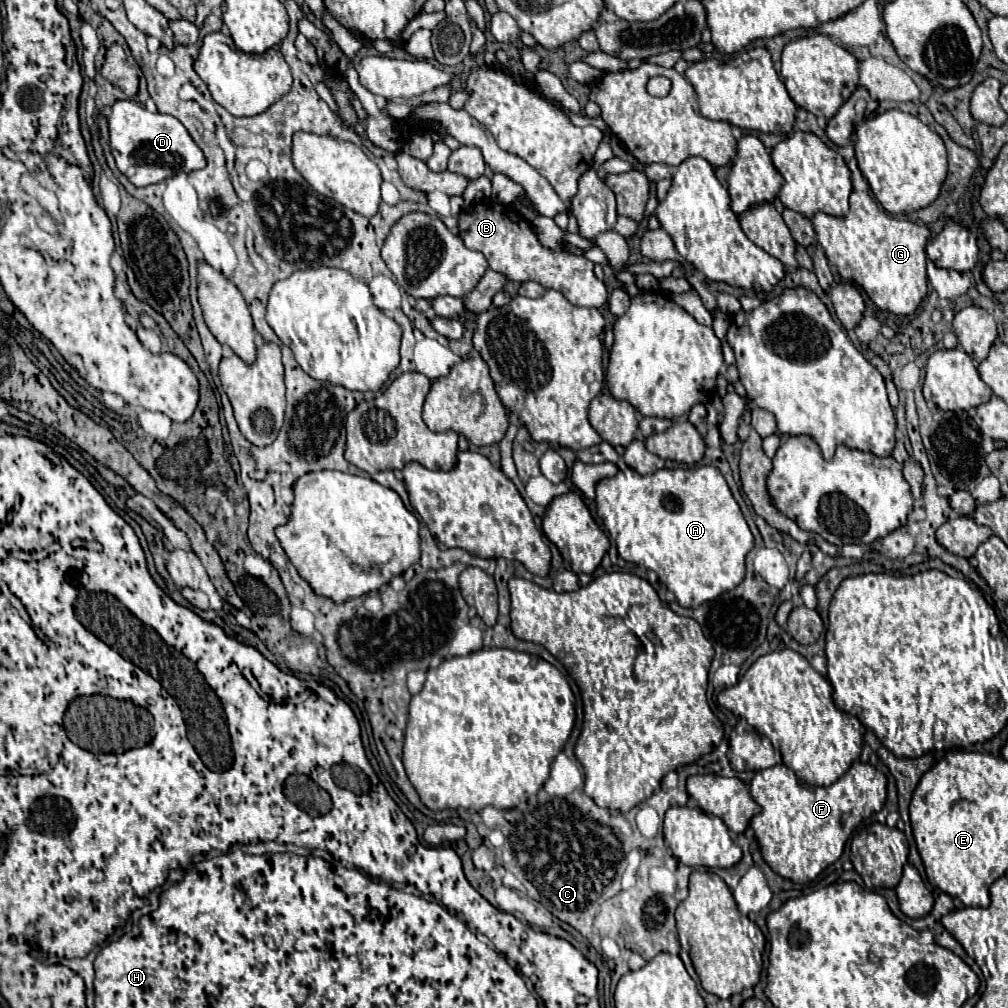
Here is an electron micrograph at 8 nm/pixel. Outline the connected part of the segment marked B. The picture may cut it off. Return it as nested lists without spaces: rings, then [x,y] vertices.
[[[496,202],[478,204],[470,210],[460,212],[458,228],[466,248],[482,252],[490,268],[498,274],[504,274],[512,282],[534,280],[544,288],[562,292],[568,302],[584,308],[600,308],[608,300],[606,286],[594,276],[594,264],[588,258],[544,248],[538,242],[528,220],[512,206],[502,206]]]

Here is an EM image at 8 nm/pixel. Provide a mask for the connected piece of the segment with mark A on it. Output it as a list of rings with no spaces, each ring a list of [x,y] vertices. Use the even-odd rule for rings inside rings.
[[[714,466],[696,468],[664,468],[654,474],[640,476],[634,470],[618,472],[614,478],[606,478],[596,486],[598,516],[602,518],[608,534],[618,546],[618,554],[626,562],[634,562],[654,570],[660,582],[674,592],[676,600],[684,608],[696,608],[720,594],[736,588],[746,574],[744,558],[754,546],[754,536],[734,500],[724,476]]]

